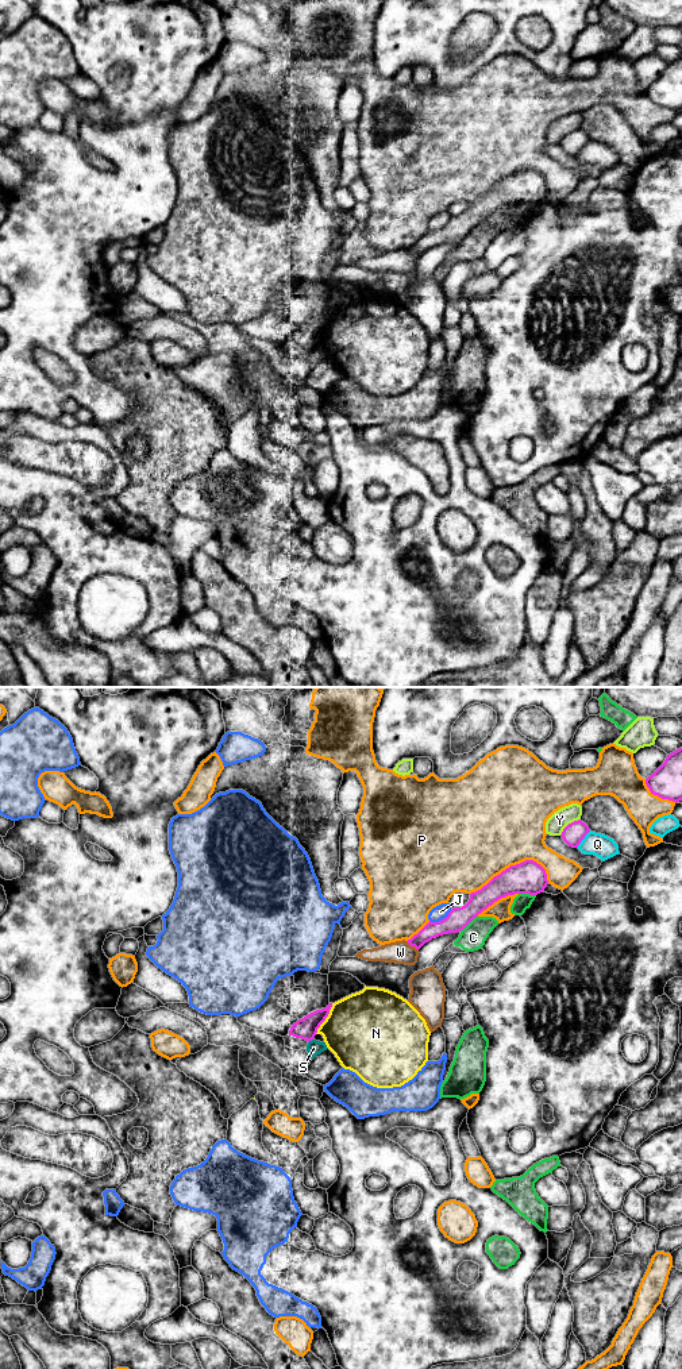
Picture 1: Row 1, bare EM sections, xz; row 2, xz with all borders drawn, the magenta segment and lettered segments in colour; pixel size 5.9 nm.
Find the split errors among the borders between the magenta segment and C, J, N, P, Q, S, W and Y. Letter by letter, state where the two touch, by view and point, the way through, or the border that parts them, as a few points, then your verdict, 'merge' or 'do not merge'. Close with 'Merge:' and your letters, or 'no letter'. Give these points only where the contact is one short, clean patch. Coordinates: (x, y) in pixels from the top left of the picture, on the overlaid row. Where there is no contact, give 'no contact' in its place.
C: contact xz (467, 924); do not merge
J: contact xz (442, 920); do not merge
N: contact xz (326, 1017); do not merge
P: contact xz (511, 866); do not merge
Q: contact xz (584, 837); do not merge
S: contact xz (309, 1040); do not merge
W: contact xz (412, 945); border xz (407, 941), (417, 949); do not merge
Y: contact xz (569, 824); do not merge
Merge: no letter

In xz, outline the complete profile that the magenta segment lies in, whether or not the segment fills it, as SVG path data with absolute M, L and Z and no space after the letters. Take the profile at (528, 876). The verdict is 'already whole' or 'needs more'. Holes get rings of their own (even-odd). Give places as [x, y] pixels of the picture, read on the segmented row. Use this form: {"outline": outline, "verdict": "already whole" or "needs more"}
{"outline": "M525 860L510 865L494 876L481 890L471 892L469 902L462 907L454 907L439 922L428 922L408 944L420 949L425 942L443 934L463 930L475 917L501 898L515 894L537 895L547 887L546 869L533 860Z", "verdict": "already whole"}

